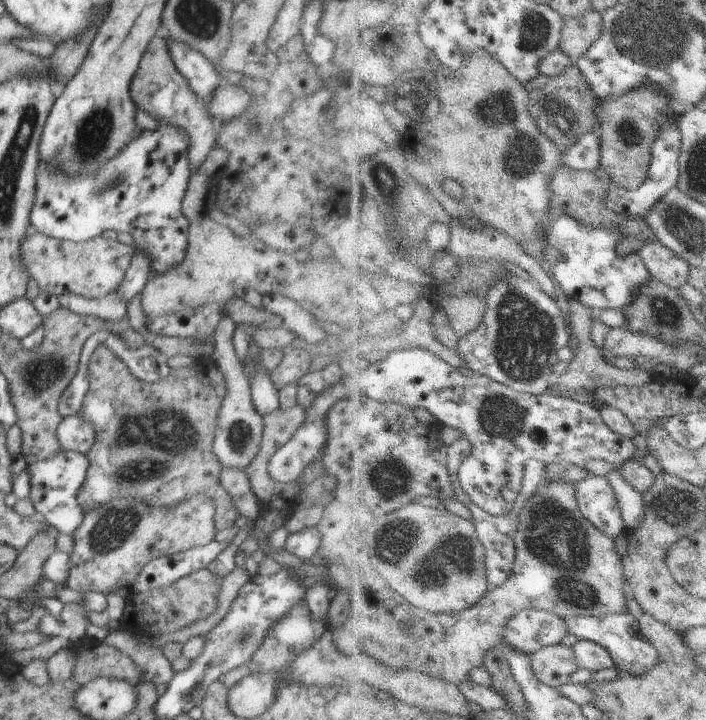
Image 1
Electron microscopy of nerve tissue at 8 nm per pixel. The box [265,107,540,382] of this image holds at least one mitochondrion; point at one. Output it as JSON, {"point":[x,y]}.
{"point":[384,180]}

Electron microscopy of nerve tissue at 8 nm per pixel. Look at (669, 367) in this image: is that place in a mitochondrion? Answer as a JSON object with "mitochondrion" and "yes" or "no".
{"mitochondrion":"no"}

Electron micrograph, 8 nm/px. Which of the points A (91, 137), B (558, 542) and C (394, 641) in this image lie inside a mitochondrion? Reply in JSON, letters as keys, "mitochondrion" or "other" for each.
{"A":"mitochondrion","B":"mitochondrion","C":"other"}

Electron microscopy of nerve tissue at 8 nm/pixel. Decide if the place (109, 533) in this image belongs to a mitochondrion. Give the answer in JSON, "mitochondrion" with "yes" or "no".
{"mitochondrion":"yes"}

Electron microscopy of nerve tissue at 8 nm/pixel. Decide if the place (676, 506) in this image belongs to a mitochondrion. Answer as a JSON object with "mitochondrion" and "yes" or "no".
{"mitochondrion":"yes"}

